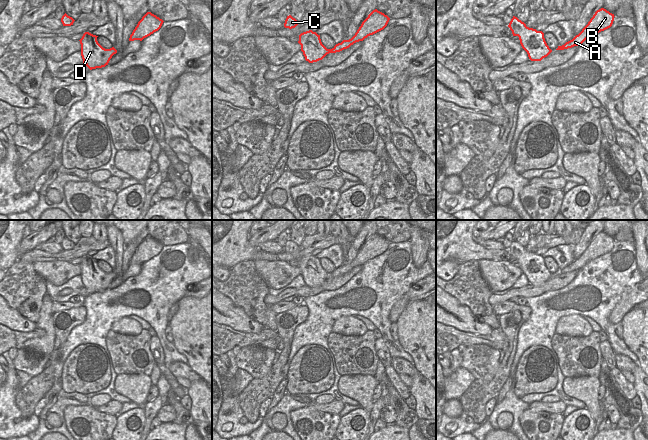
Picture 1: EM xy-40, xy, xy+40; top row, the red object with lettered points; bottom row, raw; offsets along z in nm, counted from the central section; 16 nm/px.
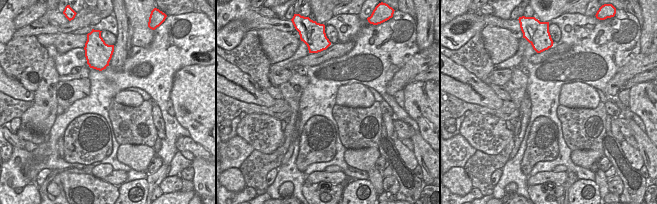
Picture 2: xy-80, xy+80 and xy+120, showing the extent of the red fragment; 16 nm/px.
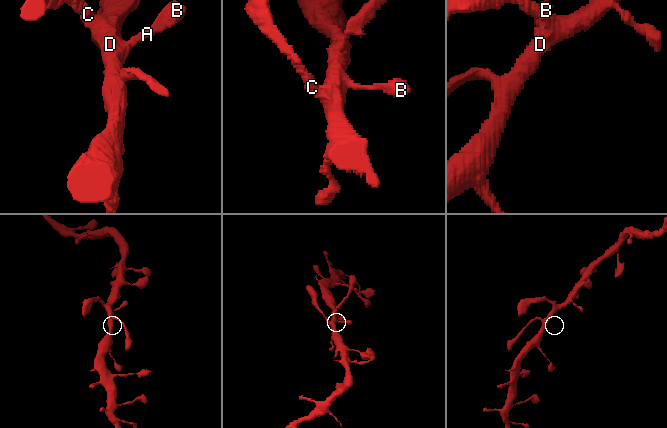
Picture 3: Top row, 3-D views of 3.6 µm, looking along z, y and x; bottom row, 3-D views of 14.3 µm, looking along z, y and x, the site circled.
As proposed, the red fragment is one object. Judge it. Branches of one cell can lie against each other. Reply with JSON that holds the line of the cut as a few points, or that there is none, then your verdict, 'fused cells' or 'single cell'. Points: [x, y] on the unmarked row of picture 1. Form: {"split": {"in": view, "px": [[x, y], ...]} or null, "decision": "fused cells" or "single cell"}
{"split": null, "decision": "single cell"}

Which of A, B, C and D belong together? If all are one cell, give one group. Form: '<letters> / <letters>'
A B C D

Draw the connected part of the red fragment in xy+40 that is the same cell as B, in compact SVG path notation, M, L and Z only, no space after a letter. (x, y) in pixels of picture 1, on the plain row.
M604 232L597 234L588 248L578 259L576 259L572 264L566 266L564 269L558 270L556 274L564 274L574 270L580 270L587 262L610 252L613 248L614 241L614 238Z

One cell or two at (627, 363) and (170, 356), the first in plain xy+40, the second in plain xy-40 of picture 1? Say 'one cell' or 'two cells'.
two cells

